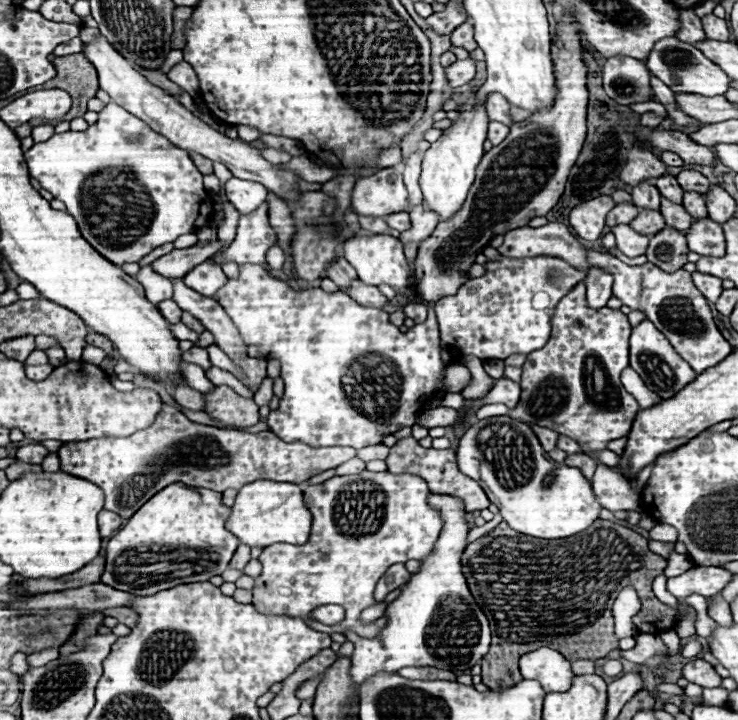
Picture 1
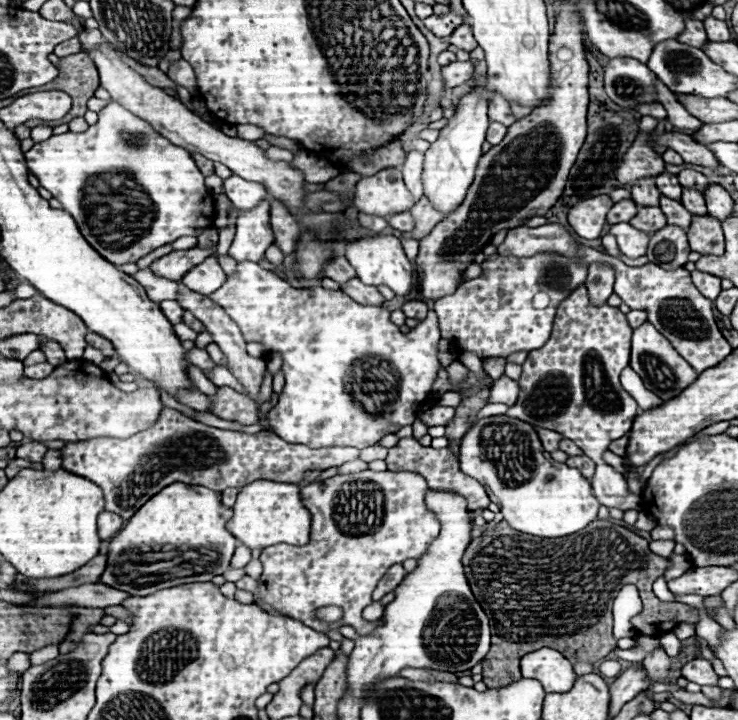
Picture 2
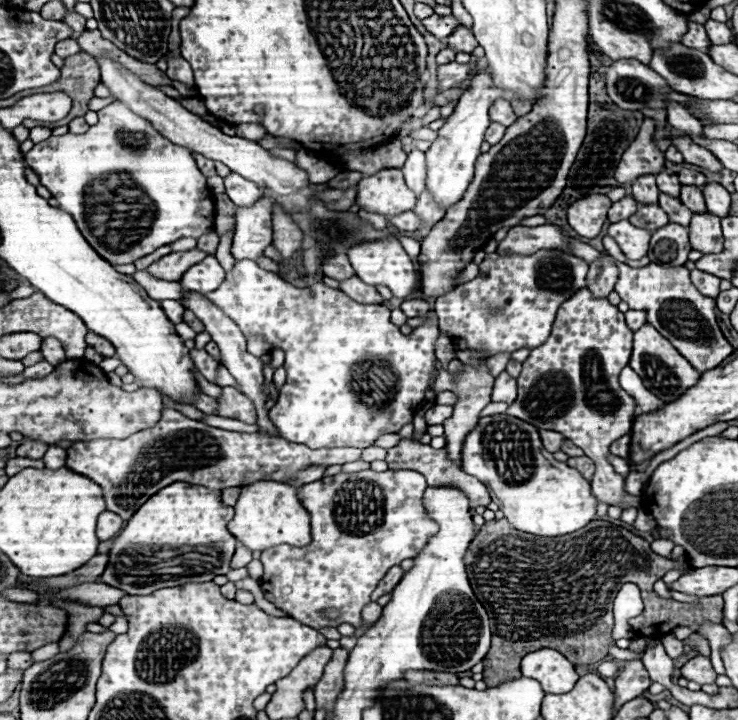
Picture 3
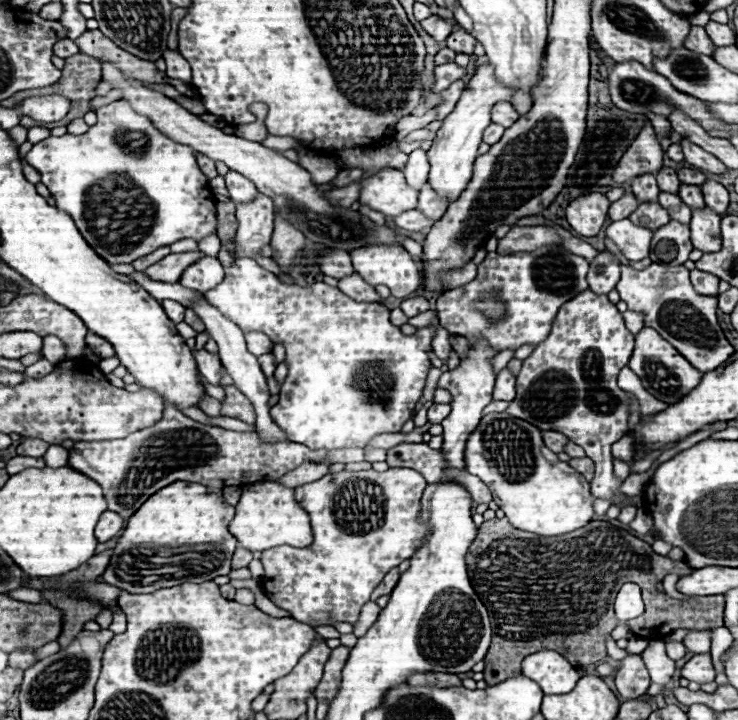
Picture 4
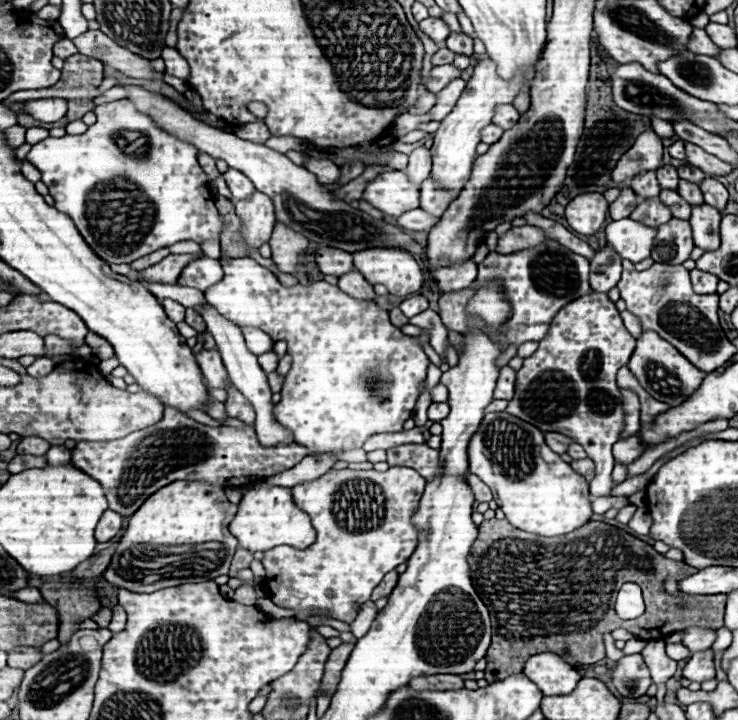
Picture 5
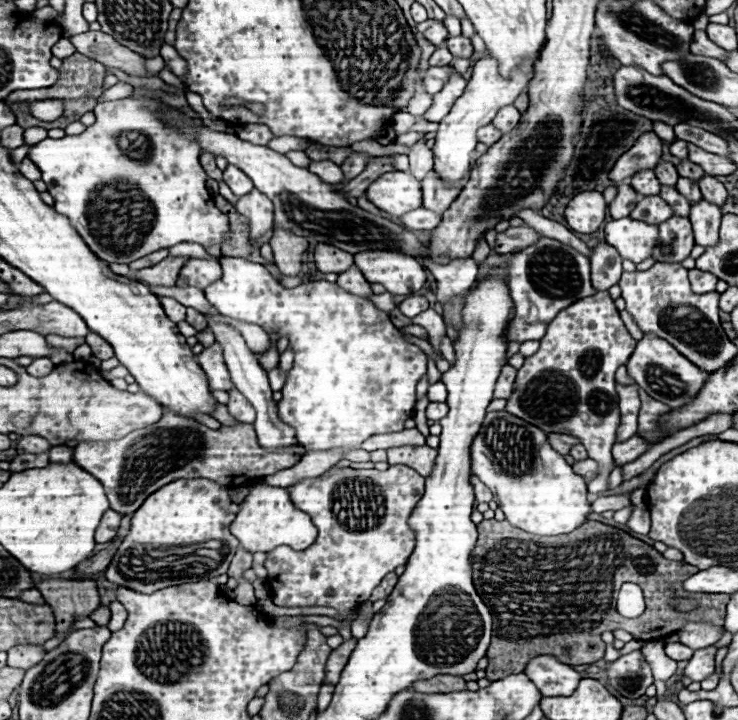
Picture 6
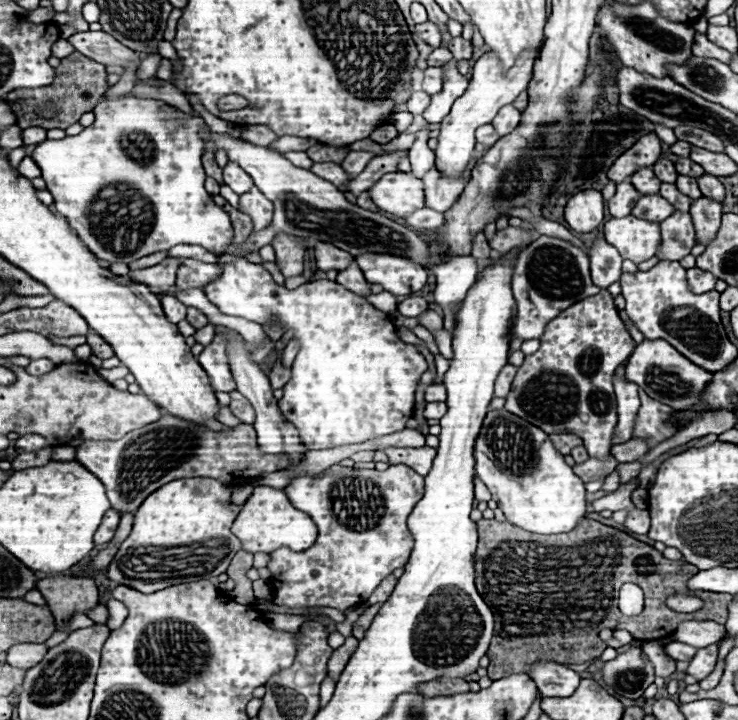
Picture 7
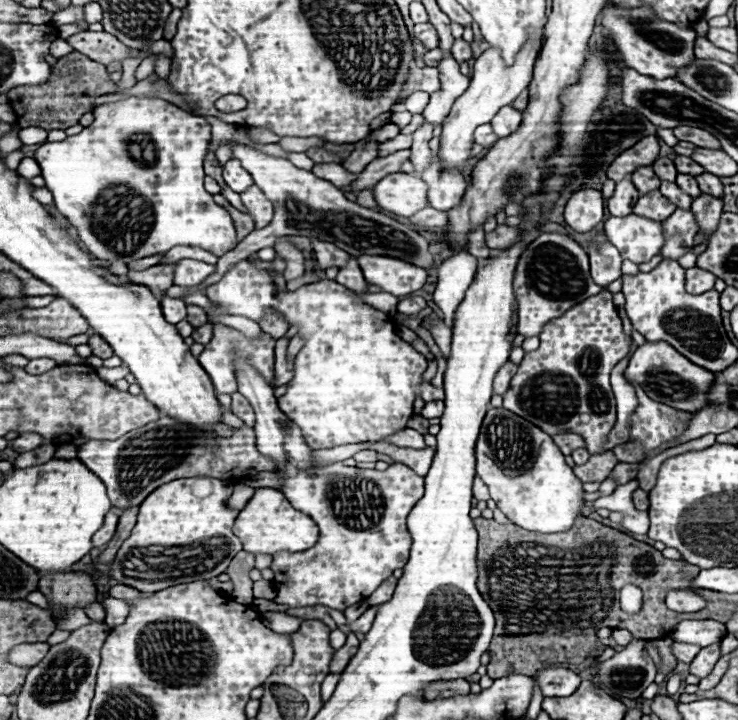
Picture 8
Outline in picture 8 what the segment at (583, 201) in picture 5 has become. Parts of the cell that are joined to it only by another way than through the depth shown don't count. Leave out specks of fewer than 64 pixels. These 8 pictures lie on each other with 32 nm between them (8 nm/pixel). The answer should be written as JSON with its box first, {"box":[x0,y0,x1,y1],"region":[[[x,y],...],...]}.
{"box":[564,190,604,232],"region":[[[598,190],[574,192],[564,210],[566,224],[576,232],[594,230],[604,218],[604,198]]]}

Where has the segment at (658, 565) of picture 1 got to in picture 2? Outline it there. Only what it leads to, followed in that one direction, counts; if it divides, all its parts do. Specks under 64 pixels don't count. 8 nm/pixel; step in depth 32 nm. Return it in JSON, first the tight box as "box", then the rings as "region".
{"box":[462,520,698,688],"region":[[[502,520],[502,522],[498,522],[496,526],[492,526],[490,530],[486,530],[480,538],[476,538],[476,540],[470,542],[470,546],[468,546],[466,552],[464,552],[462,564],[464,564],[464,572],[466,572],[466,578],[468,578],[468,584],[470,584],[472,592],[474,592],[474,596],[476,596],[476,600],[480,602],[480,606],[484,608],[484,612],[488,614],[490,626],[492,626],[492,646],[490,646],[488,656],[482,660],[482,676],[484,676],[482,682],[484,682],[488,688],[502,688],[502,686],[508,686],[508,684],[520,680],[520,666],[518,666],[520,658],[522,658],[524,654],[534,652],[534,650],[544,648],[544,646],[562,652],[570,662],[598,662],[598,660],[602,660],[604,656],[608,656],[608,654],[616,648],[616,638],[612,636],[612,602],[614,602],[614,598],[616,598],[616,592],[618,592],[622,586],[626,586],[626,584],[634,584],[634,586],[638,588],[638,592],[644,594],[644,610],[642,610],[638,616],[634,616],[634,628],[636,628],[640,634],[662,636],[664,632],[670,632],[672,628],[676,628],[680,622],[692,622],[692,624],[698,622],[698,610],[696,610],[696,608],[686,606],[686,604],[680,604],[680,602],[664,604],[664,602],[658,600],[658,598],[654,596],[654,592],[652,592],[652,582],[654,582],[658,576],[662,576],[662,574],[666,572],[666,568],[670,566],[670,560],[666,560],[666,558],[662,558],[662,556],[650,552],[648,540],[646,540],[646,538],[634,534],[632,530],[628,530],[628,528],[624,528],[624,526],[612,524],[612,522],[608,522],[608,520],[594,520],[588,528],[576,532],[576,534],[572,534],[572,536],[564,536],[564,538],[556,538],[556,540],[540,540],[538,536],[524,536],[524,534],[512,530],[512,528]]]}

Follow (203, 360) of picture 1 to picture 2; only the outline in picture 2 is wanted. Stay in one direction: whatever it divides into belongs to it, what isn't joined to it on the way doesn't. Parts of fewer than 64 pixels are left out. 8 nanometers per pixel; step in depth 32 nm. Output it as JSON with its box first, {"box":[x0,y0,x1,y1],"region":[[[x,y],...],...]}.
{"box":[186,348,214,374],"region":[[[192,348],[186,352],[186,360],[198,368],[202,368],[204,374],[210,374],[212,368],[214,368],[214,362],[210,360],[208,352],[206,350],[200,350],[200,348]]]}

